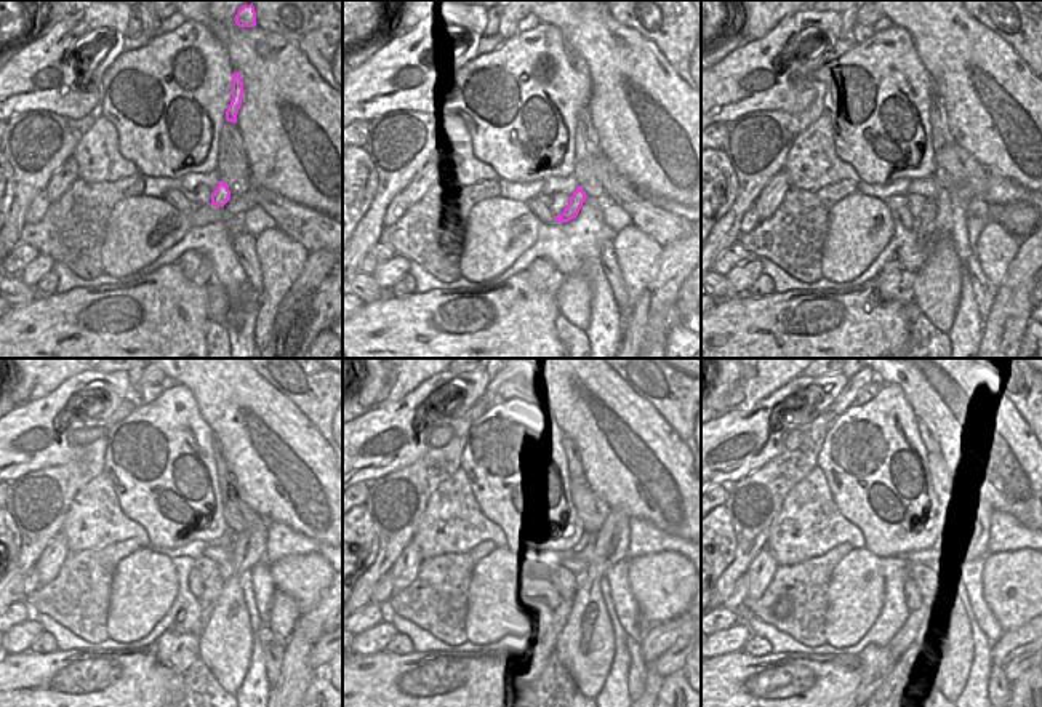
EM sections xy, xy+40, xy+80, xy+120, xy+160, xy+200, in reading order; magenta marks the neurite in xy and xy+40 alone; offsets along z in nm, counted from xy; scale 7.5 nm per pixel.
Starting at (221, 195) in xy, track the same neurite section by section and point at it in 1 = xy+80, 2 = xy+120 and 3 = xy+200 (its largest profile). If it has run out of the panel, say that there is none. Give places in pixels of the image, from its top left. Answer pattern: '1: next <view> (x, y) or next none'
1: next xy+80 (925, 224)
2: next xy+120 (208, 597)
3: next xy+200 (903, 640)

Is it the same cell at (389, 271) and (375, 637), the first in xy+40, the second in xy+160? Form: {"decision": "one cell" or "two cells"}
{"decision": "one cell"}

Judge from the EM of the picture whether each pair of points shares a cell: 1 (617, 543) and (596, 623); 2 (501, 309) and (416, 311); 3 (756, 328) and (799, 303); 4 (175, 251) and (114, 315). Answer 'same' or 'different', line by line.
1: same
2: same
3: same
4: different

